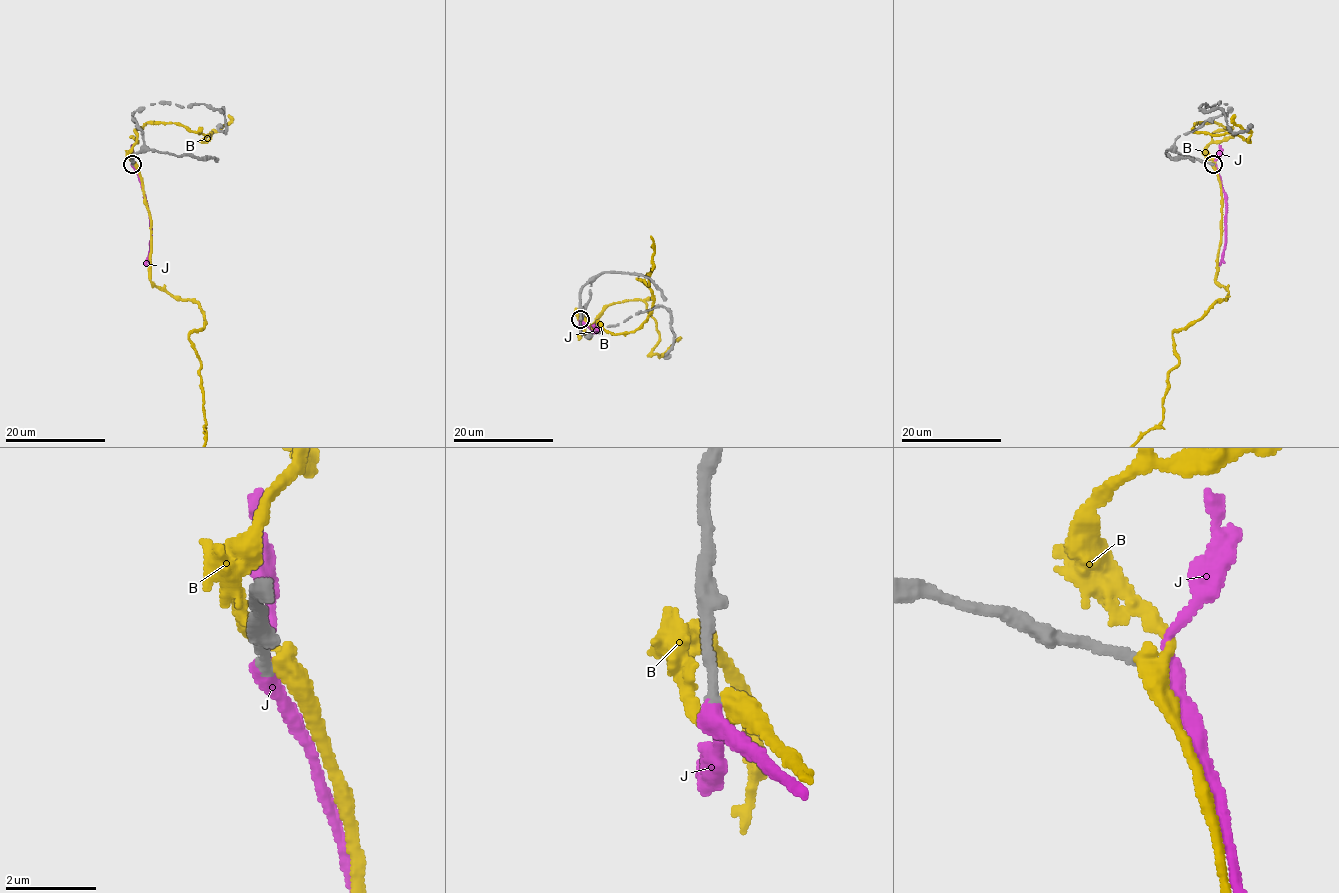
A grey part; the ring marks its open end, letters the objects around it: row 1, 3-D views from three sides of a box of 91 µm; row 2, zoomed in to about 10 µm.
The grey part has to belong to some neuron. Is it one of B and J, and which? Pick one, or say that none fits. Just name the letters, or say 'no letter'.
J

